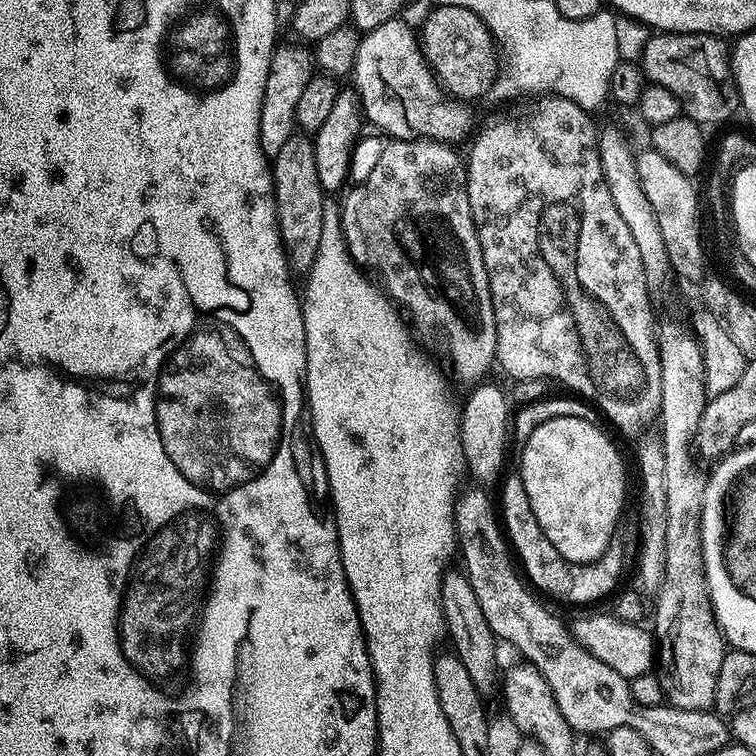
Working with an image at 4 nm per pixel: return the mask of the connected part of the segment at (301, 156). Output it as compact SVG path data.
M294 134L290 138L290 142L286 142L282 146L282 150L278 150L276 156L271 157L270 167L272 169L272 189L276 195L276 224L280 228L280 242L284 245L284 258L293 273L307 274L314 266L314 258L318 258L318 242L322 242L322 218L324 217L324 205L326 203L326 193L324 187L318 182L318 164L314 162L314 146L312 140L304 134Z

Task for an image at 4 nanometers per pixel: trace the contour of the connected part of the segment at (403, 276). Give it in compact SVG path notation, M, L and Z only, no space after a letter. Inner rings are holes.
M392 138L387 142L389 144L381 150L380 157L373 162L372 169L368 172L368 177L357 188L349 187L347 189L347 192L349 191L348 197L342 200L340 222L344 225L344 241L348 247L348 253L360 265L361 269L367 270L369 273L377 272L380 275L381 281L379 280L379 283L382 285L383 291L406 313L415 339L419 343L421 340L425 344L425 346L423 345L425 349L433 348L438 355L445 356L448 359L449 366L452 367L453 374L458 379L472 380L471 382L483 381L487 377L484 375L487 374L488 367L491 364L493 367L496 360L496 319L494 318L494 306L492 305L492 295L490 294L490 282L486 274L486 262L482 258L482 246L478 242L476 223L470 210L468 170L465 161L462 159L461 153L459 156L452 149L455 147L451 143L443 140L426 140L423 138L397 140Z

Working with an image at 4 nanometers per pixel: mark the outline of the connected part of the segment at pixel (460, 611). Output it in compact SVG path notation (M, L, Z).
M445 571L440 578L440 609L444 611L446 632L452 635L454 653L466 666L470 678L480 690L486 690L496 680L496 644L498 637L490 630L490 622L486 622L486 614L482 614L482 606L478 603L478 594L474 594L474 586L470 586L463 571Z

